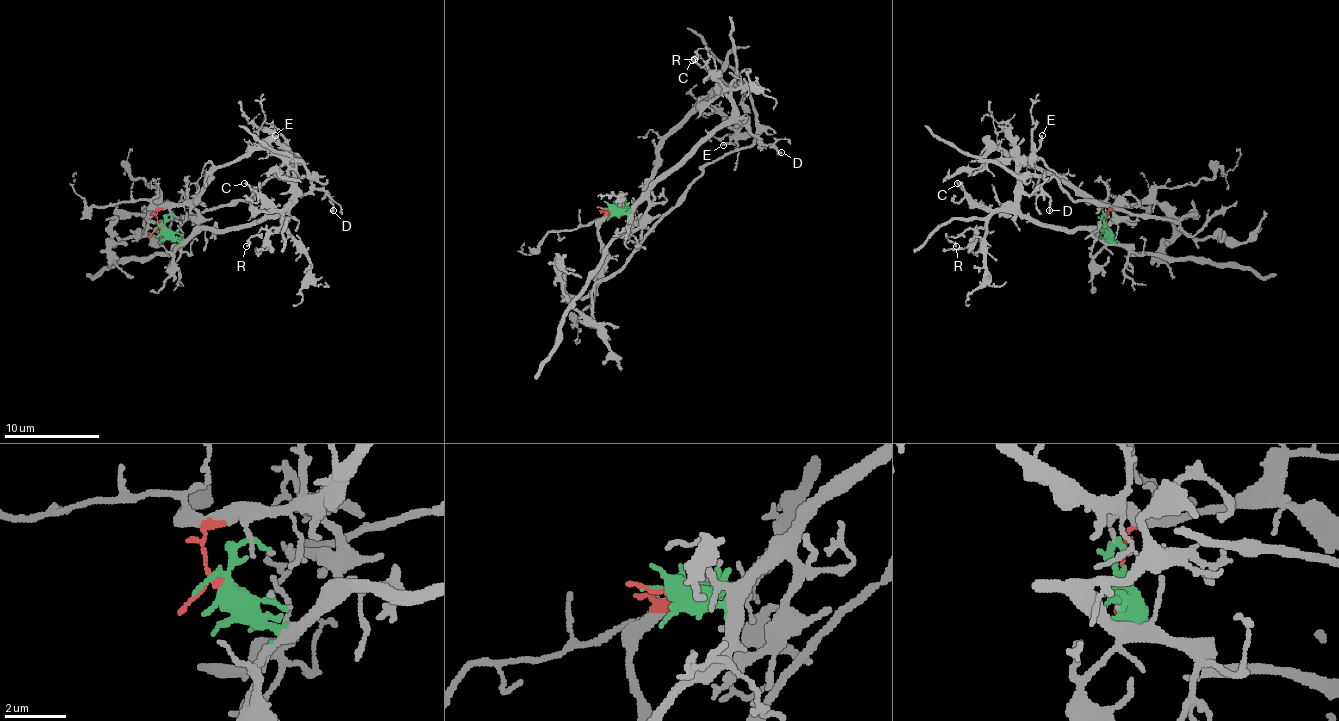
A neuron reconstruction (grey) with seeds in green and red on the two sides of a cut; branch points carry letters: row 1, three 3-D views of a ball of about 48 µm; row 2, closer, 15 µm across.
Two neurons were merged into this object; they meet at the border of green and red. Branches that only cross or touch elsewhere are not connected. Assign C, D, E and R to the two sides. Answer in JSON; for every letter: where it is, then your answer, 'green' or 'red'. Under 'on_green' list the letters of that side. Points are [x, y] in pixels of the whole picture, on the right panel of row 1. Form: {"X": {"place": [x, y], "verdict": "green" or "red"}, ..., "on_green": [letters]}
{"C": {"place": [957, 183], "verdict": "green"}, "D": {"place": [1049, 210], "verdict": "green"}, "E": {"place": [1042, 135], "verdict": "green"}, "R": {"place": [956, 246], "verdict": "green"}, "on_green": ["C", "D", "E", "R"]}

